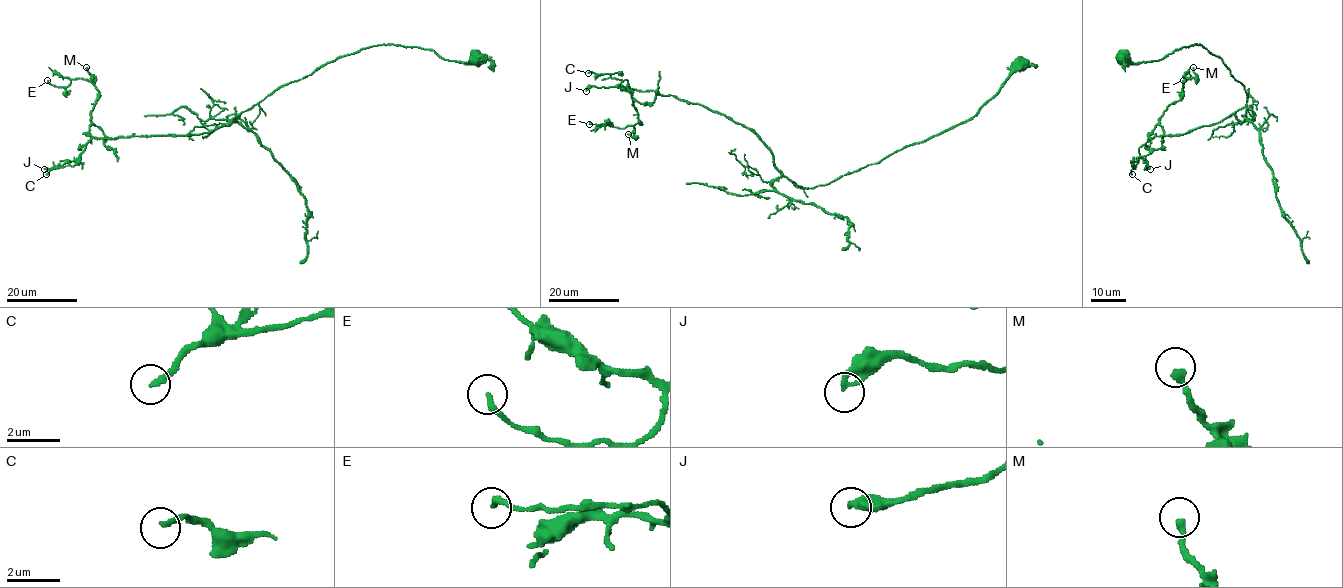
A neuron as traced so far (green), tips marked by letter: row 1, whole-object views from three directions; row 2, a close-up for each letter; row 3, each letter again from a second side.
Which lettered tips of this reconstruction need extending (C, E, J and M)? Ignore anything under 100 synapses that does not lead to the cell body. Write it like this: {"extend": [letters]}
{"extend": []}

